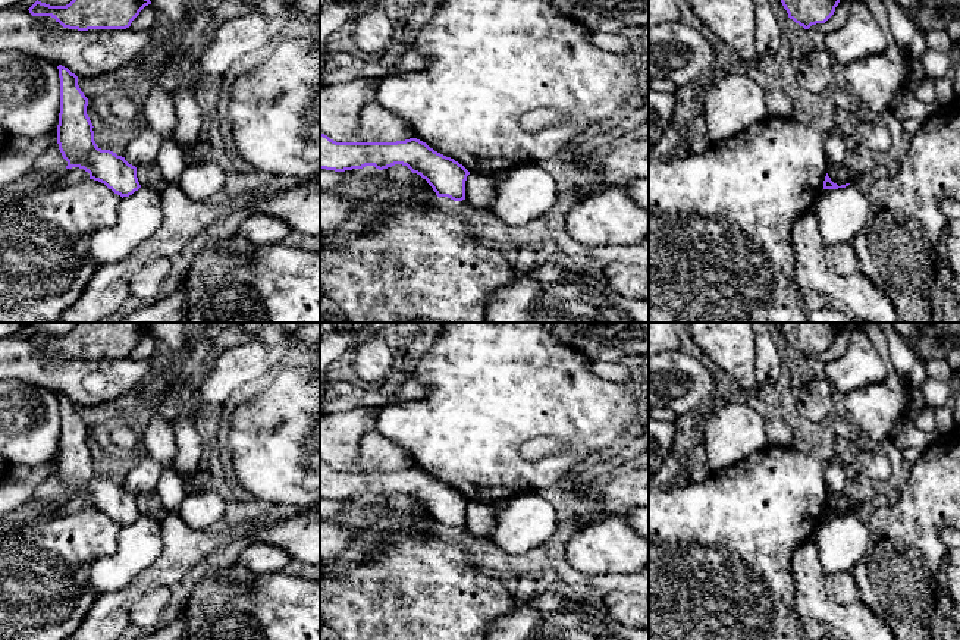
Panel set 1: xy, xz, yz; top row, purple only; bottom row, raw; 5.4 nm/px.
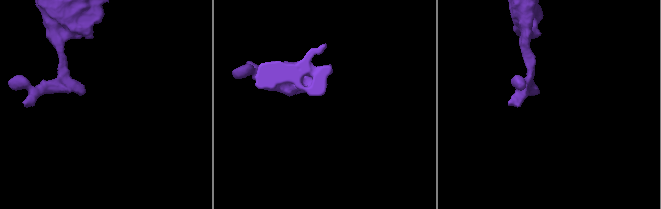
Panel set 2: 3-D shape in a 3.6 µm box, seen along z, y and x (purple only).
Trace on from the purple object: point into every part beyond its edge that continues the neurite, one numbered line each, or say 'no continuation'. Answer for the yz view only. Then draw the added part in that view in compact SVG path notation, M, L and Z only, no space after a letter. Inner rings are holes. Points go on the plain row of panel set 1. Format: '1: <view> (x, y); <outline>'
no continuation

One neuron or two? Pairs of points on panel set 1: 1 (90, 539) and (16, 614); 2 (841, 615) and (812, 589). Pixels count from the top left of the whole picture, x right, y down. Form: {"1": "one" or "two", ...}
{"1": "one", "2": "one"}

